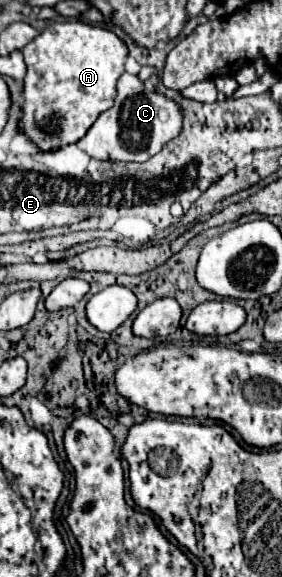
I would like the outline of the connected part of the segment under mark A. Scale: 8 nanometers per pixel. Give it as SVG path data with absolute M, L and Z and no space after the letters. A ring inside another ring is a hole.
M82 20L54 22L42 30L24 50L24 60L28 66L28 74L24 78L24 116L22 128L42 150L52 150L64 144L78 142L94 120L114 106L116 98L116 82L124 74L124 64L128 56L128 48L122 38L118 38L112 30L100 28Z

